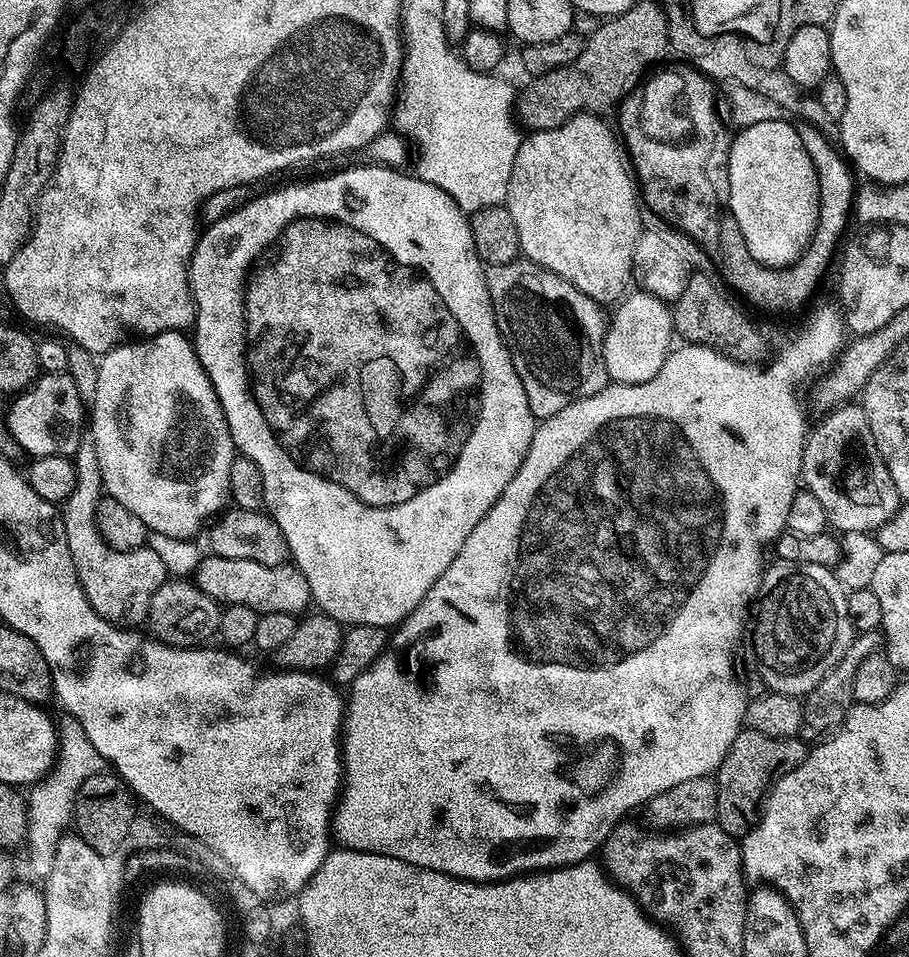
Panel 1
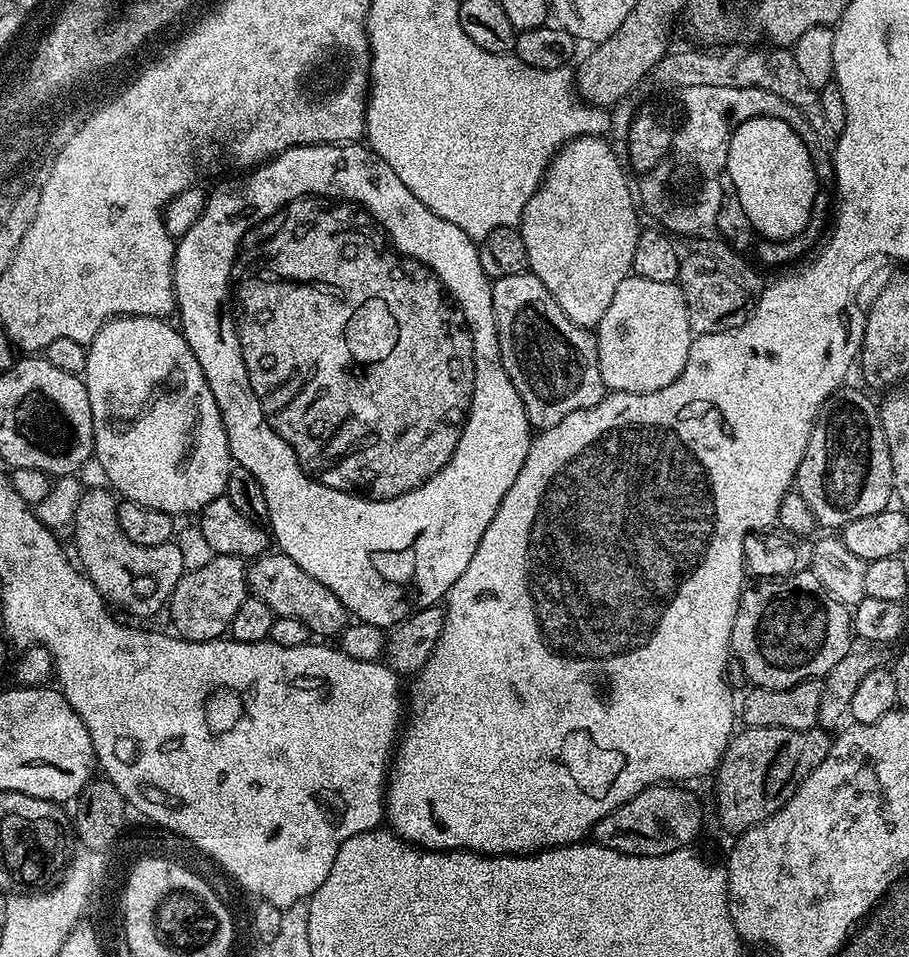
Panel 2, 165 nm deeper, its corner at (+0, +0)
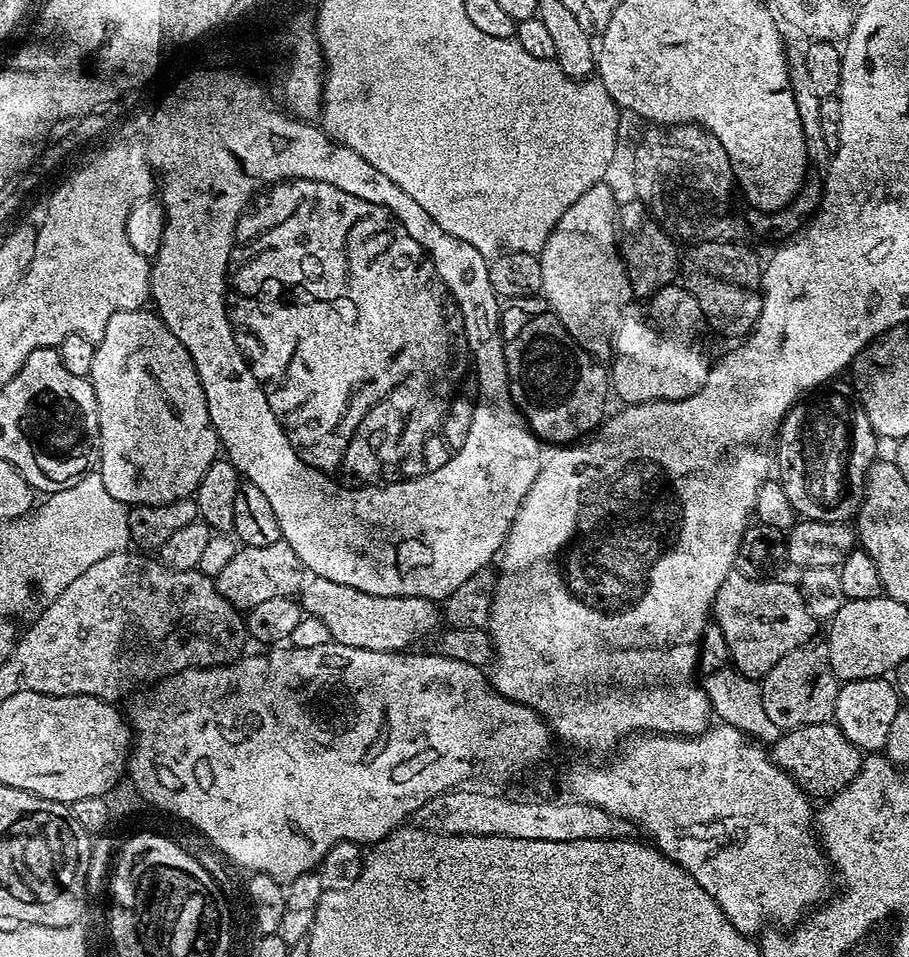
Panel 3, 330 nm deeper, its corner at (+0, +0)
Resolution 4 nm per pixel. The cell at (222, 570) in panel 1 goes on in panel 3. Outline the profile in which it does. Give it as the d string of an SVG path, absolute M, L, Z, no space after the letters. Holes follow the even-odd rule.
M309 575L298 593L306 616L319 618L330 630L331 643L354 646L358 650L403 652L419 645L425 636L433 635L441 623L437 601L409 596L379 596L330 582L330 578Z

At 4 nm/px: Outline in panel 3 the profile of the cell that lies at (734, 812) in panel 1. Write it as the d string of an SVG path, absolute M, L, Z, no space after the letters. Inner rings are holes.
M835 722L811 724L801 728L789 728L771 745L770 755L776 765L810 798L830 798L852 781L862 763L859 748L842 734Z

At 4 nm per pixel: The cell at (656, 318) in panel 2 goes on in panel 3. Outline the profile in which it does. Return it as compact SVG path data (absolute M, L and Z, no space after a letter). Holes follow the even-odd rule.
M669 286L639 302L629 303L620 319L610 357L610 388L615 399L617 396L621 400L619 403L627 406L655 400L690 398L690 394L697 392L708 380L710 359L704 353L704 332L706 325L702 310L683 286Z

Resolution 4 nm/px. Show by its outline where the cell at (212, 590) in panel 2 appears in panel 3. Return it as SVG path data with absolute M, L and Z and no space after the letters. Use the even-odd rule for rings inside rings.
M281 538L278 542L274 542L274 546L237 547L234 558L230 558L230 562L214 579L218 594L226 598L226 602L230 602L237 610L247 610L268 601L269 598L295 597L305 582L306 569L298 554L294 554L294 550L290 550L290 546Z

